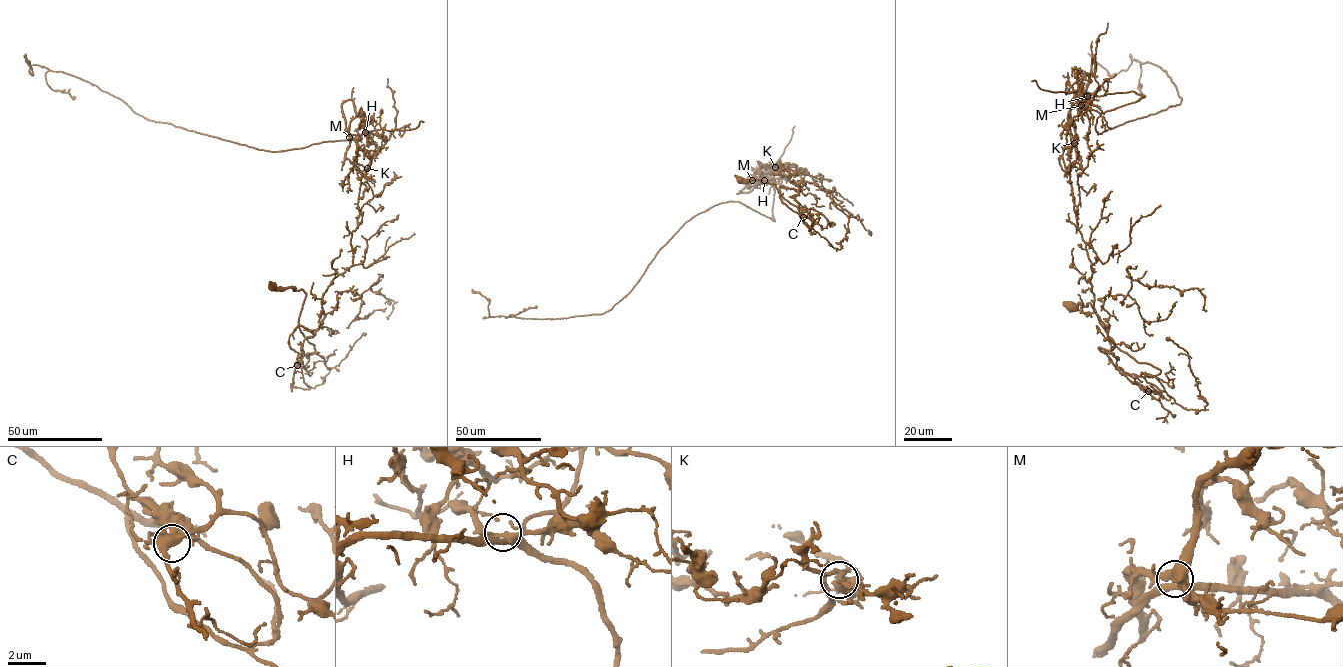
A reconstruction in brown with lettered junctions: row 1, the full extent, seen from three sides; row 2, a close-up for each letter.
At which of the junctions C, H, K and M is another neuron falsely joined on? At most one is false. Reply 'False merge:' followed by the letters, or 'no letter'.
False merge: K

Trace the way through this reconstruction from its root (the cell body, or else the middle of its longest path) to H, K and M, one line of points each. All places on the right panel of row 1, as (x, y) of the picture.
H: (1070, 306), (1090, 304), (1112, 343), (1159, 373), (1122, 372), (1094, 307), (1068, 132), (1069, 112), (1087, 96)
K: (1070, 306), (1090, 304), (1112, 343), (1159, 373), (1122, 372), (1094, 307), (1070, 180), (1073, 143)
M: (1070, 306), (1090, 304), (1112, 343), (1159, 373), (1122, 372), (1094, 307), (1070, 180), (1068, 115), (1081, 105)

